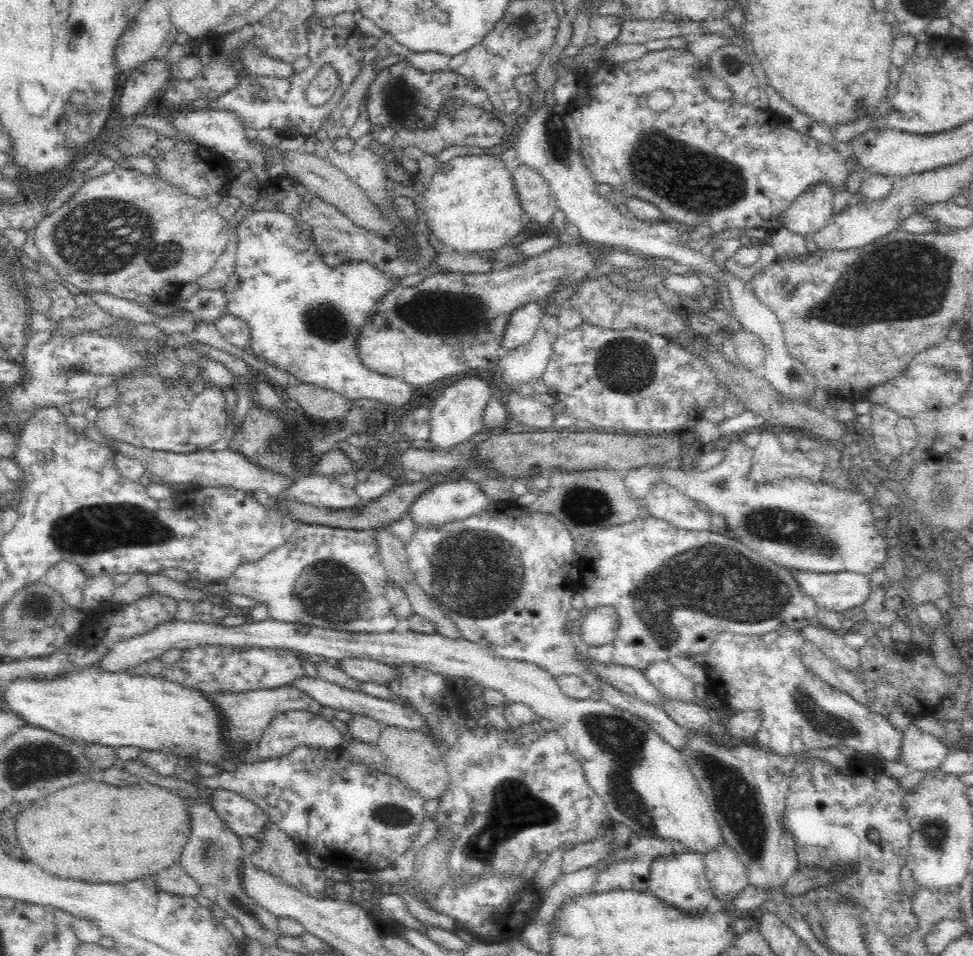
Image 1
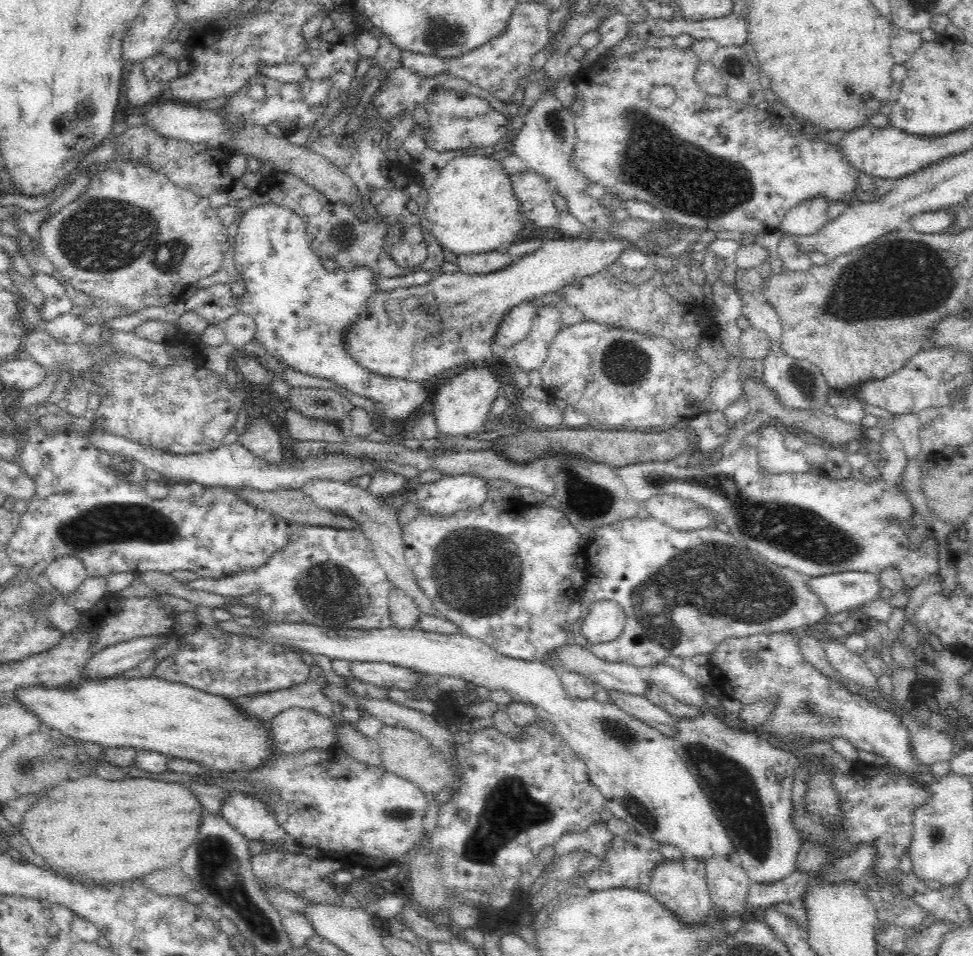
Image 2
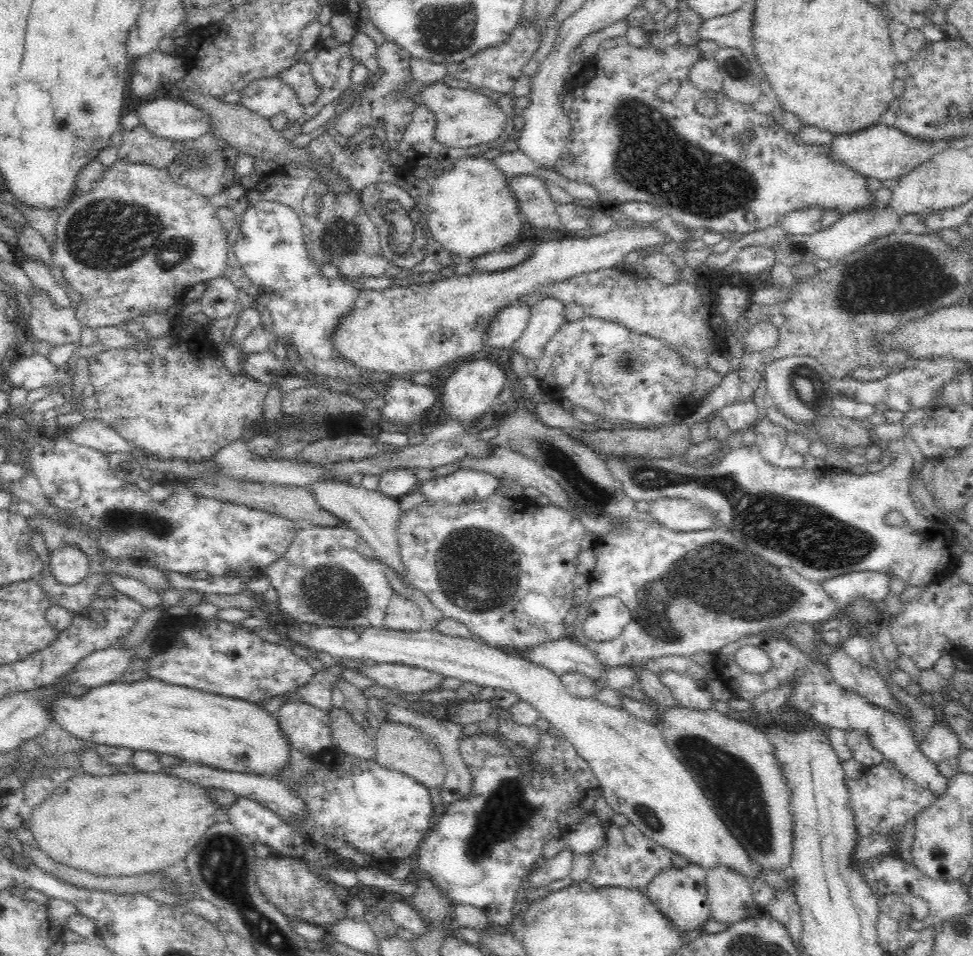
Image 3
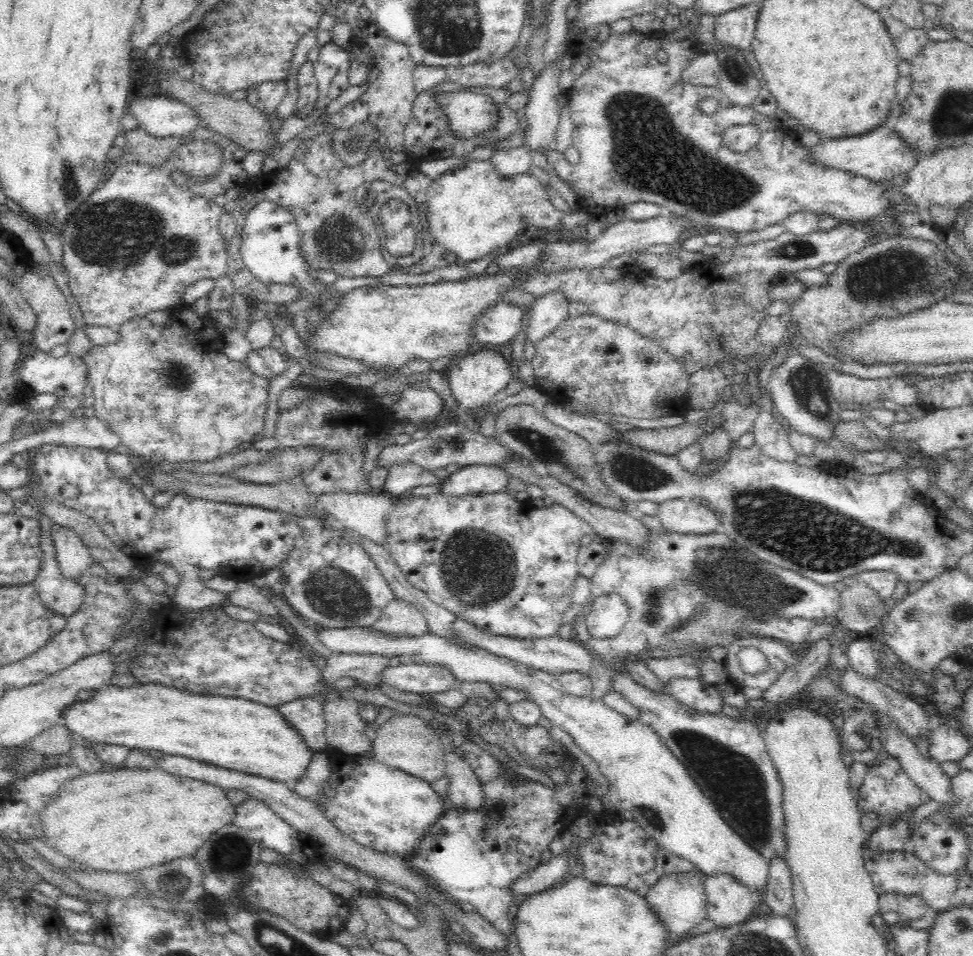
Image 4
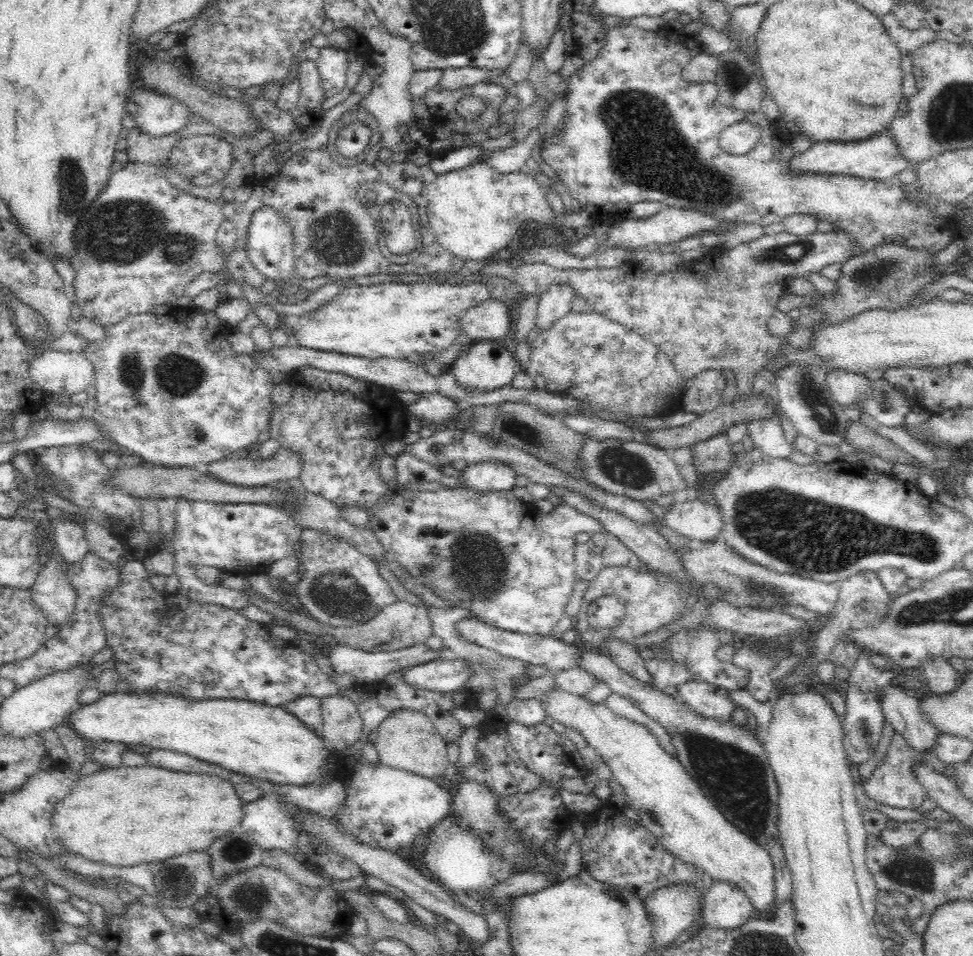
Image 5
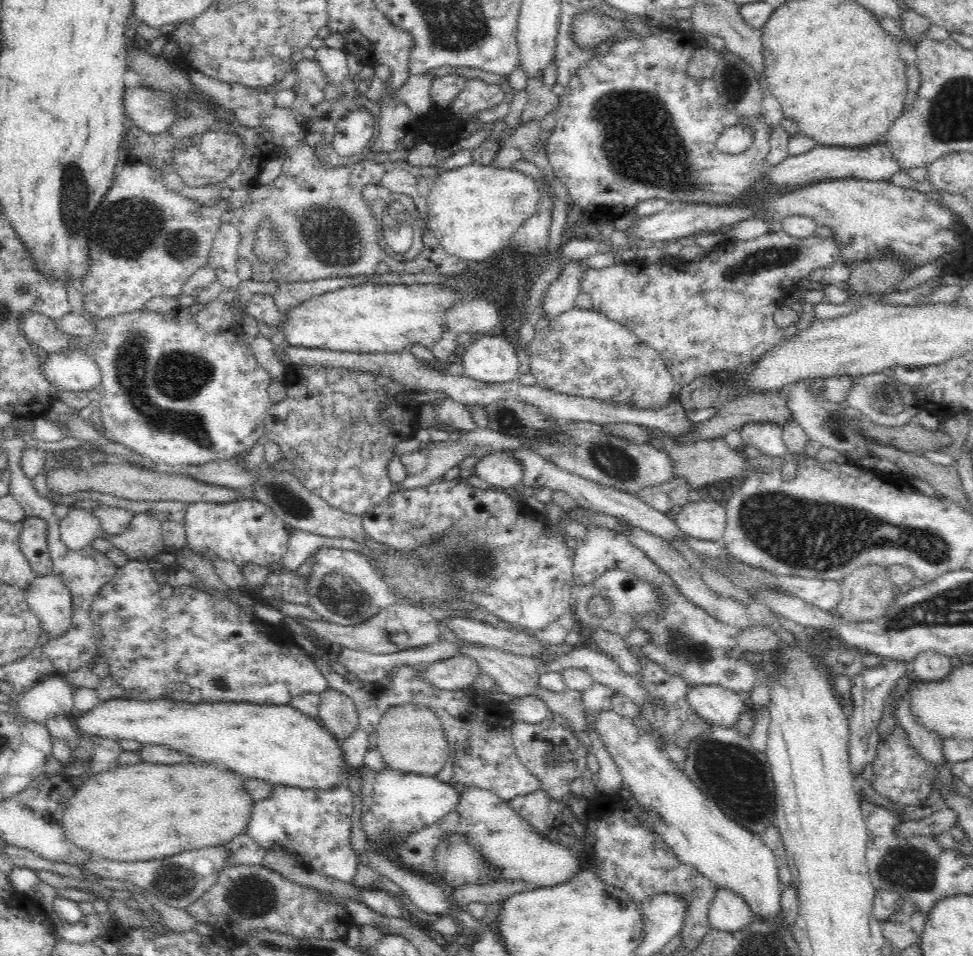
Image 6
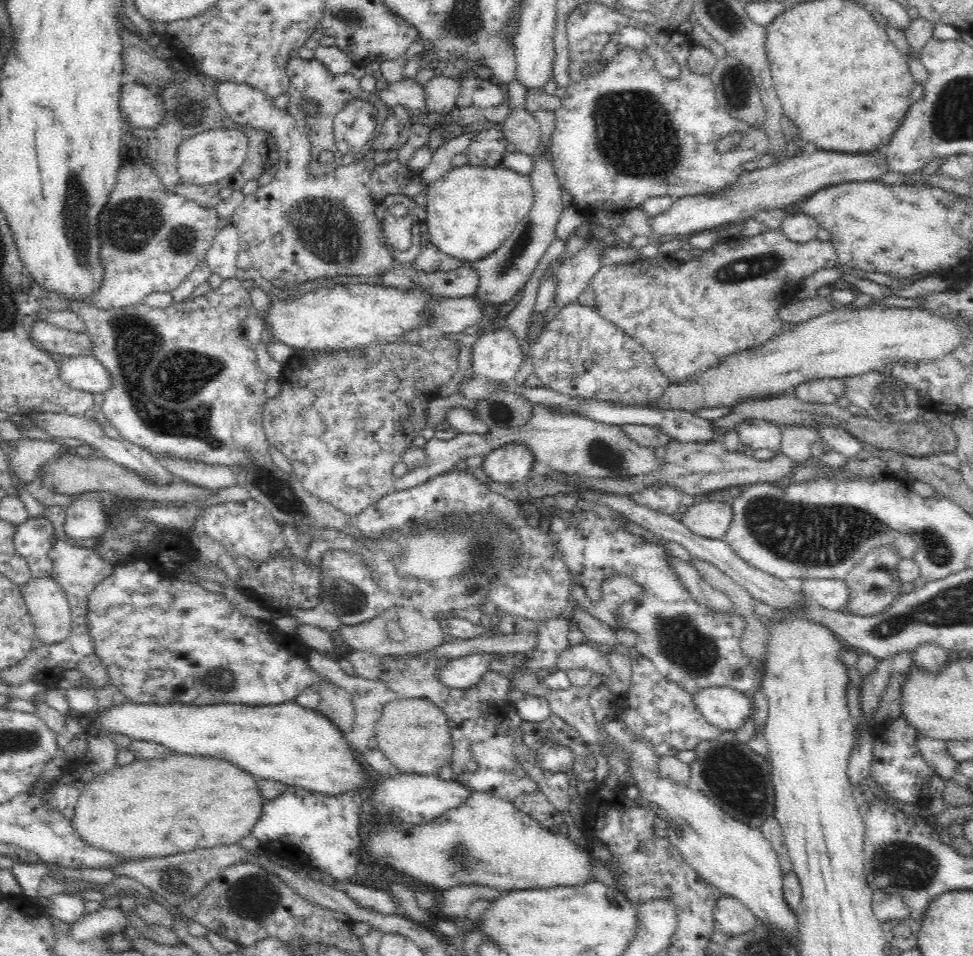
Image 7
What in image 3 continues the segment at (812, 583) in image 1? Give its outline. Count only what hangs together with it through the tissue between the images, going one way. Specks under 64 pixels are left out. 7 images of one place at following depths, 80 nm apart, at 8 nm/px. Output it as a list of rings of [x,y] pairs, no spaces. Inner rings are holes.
[[[846,572],[817,582],[818,587],[822,587],[842,608],[860,597],[871,601],[883,600],[889,591],[888,575],[881,572]]]

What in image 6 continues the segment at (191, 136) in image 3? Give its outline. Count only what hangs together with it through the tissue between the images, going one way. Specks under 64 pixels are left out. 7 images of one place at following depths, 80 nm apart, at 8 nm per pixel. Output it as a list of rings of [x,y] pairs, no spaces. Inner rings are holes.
[[[148,87],[127,88],[123,96],[125,116],[130,116],[133,128],[148,134],[166,132],[177,119],[175,101]]]

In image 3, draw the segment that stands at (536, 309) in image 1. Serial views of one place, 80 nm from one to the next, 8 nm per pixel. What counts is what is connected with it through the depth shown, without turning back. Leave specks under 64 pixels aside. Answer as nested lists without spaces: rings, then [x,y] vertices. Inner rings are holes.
[[[523,302],[506,305],[490,321],[485,334],[485,346],[493,350],[506,350],[522,336],[531,315],[531,308]]]

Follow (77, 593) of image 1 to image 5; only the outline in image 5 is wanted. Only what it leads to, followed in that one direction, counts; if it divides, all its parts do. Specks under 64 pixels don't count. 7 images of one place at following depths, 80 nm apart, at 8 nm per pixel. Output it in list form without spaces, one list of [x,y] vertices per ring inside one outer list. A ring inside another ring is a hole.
[[[52,519],[53,546],[58,549],[62,565],[71,567],[83,561],[89,551],[84,527],[78,521]]]

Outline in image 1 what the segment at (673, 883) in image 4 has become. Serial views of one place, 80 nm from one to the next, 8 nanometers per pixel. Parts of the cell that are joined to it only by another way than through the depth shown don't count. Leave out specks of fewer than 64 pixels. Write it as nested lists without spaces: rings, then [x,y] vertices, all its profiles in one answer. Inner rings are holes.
[[[680,849],[677,854],[654,859],[650,864],[648,892],[682,911],[704,913],[713,899],[713,893],[705,876],[703,854]]]

